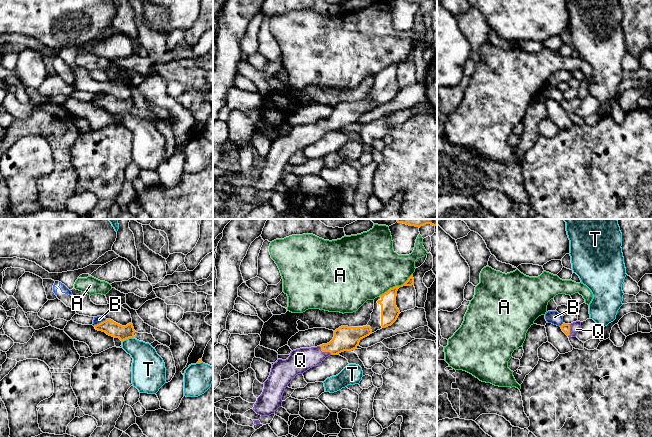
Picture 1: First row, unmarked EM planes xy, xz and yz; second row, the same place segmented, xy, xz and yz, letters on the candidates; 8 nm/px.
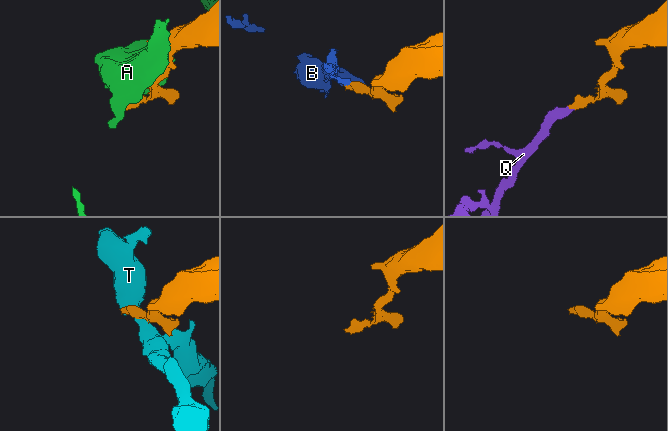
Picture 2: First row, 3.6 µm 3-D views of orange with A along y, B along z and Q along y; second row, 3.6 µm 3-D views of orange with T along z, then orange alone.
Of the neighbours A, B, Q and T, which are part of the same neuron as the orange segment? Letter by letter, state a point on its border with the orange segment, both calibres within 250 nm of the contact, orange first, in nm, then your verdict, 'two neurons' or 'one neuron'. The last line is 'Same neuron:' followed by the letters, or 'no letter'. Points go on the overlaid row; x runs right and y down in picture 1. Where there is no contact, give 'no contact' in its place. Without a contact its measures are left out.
A: meets orange in xz at (396, 286); 140 nm thick on the orange side, 440 nm on the other; two neurons
B: meets orange in xy at (99, 323); 120 nm thick on the orange side, 60 nm on the other; two neurons
Q: meets orange in xz at (324, 351); 190 nm thick on the orange side, 190 nm on the other; one neuron
T: meets orange in xy at (127, 338); 120 nm thick on the orange side, 220 nm on the other; two neurons
Same neuron: Q

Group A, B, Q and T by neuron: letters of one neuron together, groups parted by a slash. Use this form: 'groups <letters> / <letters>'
groups A / B / Q / T

